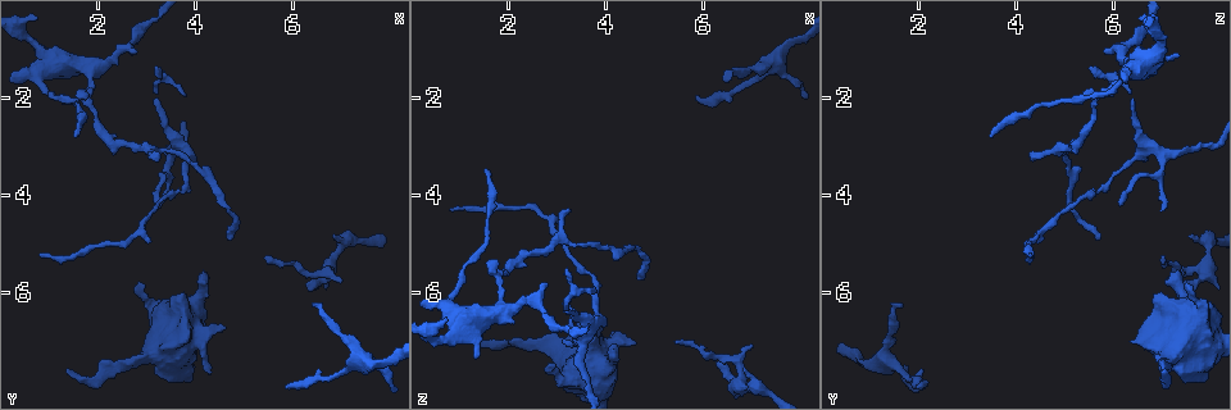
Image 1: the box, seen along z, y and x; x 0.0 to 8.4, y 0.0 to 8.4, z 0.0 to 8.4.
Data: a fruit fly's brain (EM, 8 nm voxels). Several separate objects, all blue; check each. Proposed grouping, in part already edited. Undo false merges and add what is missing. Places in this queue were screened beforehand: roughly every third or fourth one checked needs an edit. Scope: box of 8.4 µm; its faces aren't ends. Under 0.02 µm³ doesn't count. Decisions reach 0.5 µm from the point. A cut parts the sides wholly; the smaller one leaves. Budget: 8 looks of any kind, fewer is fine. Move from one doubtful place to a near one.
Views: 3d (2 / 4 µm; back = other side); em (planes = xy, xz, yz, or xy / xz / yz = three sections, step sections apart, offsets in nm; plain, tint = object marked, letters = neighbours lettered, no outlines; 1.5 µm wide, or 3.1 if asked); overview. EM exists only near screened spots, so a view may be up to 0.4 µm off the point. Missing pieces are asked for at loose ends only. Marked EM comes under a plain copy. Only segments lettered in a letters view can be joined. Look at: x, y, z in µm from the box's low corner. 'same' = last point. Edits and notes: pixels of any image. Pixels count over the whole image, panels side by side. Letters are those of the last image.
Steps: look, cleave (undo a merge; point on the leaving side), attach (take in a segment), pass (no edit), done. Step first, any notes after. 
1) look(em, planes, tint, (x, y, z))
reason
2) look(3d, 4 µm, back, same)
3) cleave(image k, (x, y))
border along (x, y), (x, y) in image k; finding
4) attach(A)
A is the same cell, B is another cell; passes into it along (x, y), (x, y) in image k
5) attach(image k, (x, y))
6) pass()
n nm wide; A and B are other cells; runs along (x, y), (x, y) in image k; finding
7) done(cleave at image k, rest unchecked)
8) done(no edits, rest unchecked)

look(3d, 2 µm, (3.25, 3.15, 4.35))
tapers out

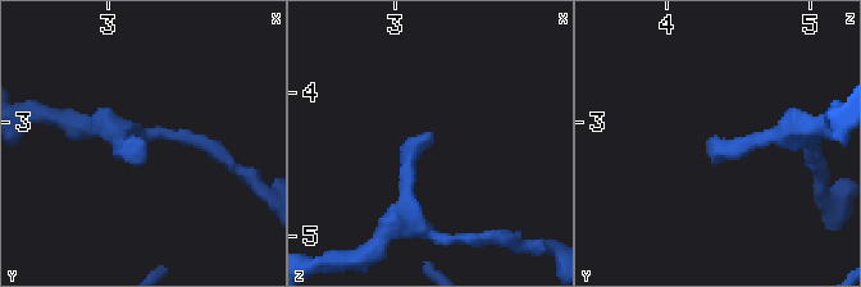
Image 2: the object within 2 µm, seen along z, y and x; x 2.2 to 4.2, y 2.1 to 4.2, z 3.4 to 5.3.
look(em, xy, step 8, tint, (3.30, 3.18, 4.30))
need the tissue

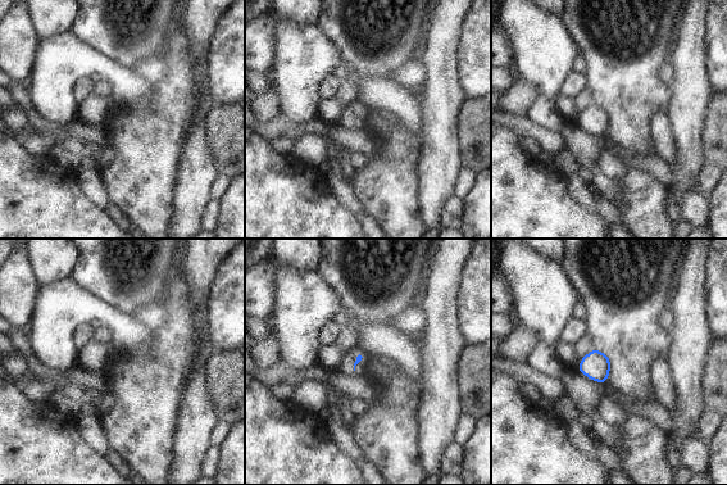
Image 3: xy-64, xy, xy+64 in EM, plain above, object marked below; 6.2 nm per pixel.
look(em, xz, step 4, letters, same)
cut it another way

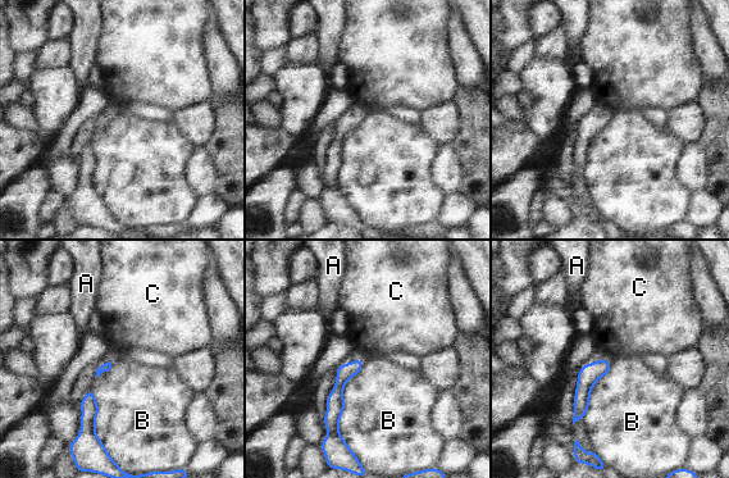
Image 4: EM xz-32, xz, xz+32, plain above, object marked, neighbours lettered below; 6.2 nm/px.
pass()
A, B and C are other cells; runs along (359, 362), (340, 382), (336, 432) in image 4; none of them fits

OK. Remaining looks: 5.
look(3d, 4 µm, back, (6.50, 6.25, 1.65))

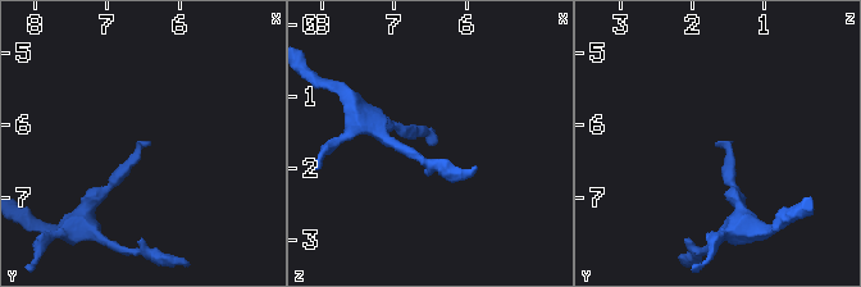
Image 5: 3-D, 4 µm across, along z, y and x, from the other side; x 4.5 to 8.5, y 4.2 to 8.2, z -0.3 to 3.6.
look(em, planes, letters, (6.45, 6.20, 1.70))

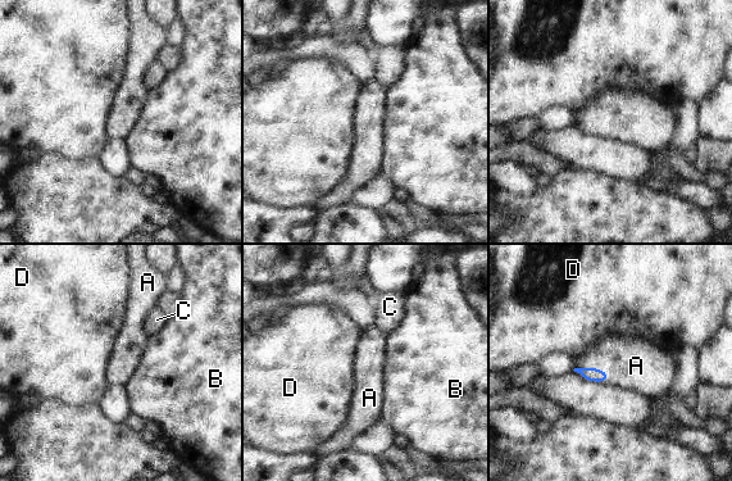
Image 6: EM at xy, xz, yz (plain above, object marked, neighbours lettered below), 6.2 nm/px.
attach(image 6, (635, 366))
A is the same cell, B, C and D are other cells; passes into it along (595, 375), (595, 368), (635, 366) in image 6; the neuron continues

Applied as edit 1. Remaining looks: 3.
look(overview)
redraw

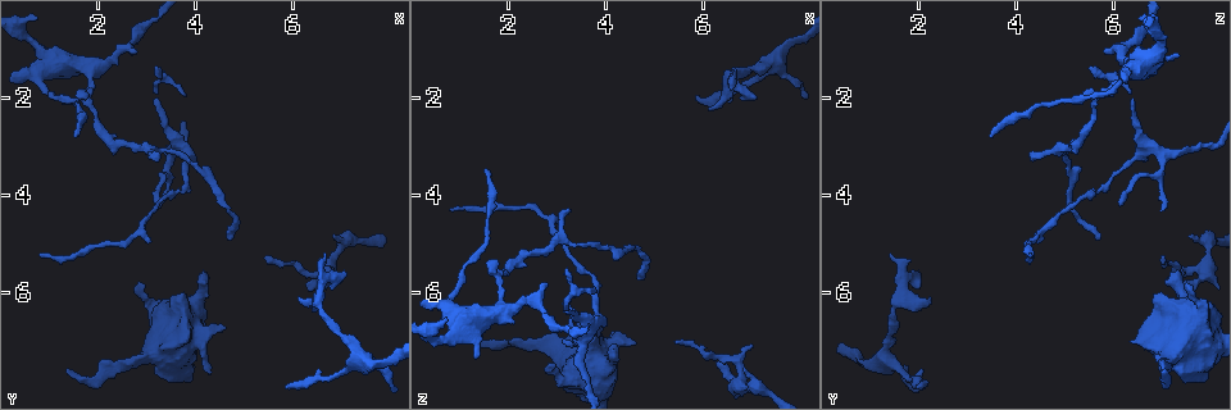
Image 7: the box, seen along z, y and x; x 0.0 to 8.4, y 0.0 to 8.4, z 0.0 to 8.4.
look(em, planes, letters, (4.65, 4.95, 5.65))
long arm stops here

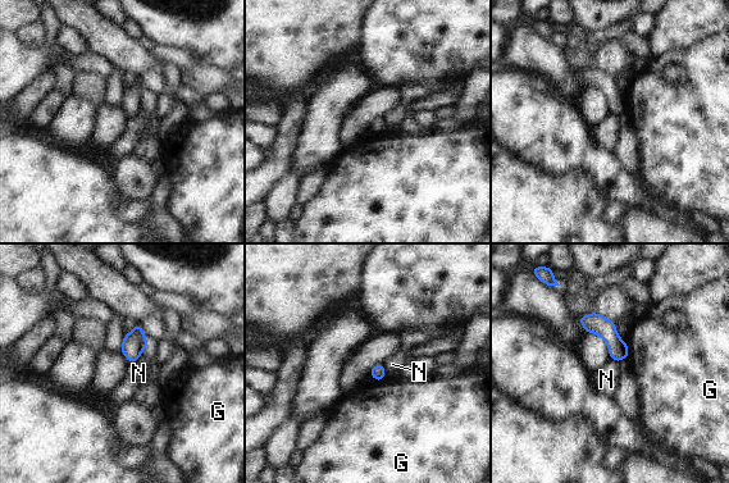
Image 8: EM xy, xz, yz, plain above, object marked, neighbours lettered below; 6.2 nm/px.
pass()
G and N are other cells; border along (147, 345), (141, 355), (130, 364) in image 8; none of them fits

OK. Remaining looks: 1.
done(attach at image 6, rest unchecked)

